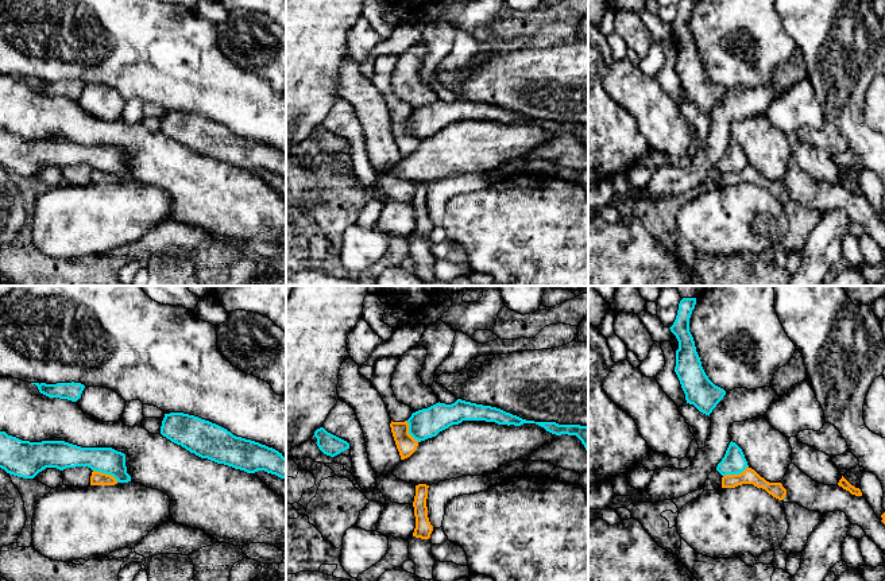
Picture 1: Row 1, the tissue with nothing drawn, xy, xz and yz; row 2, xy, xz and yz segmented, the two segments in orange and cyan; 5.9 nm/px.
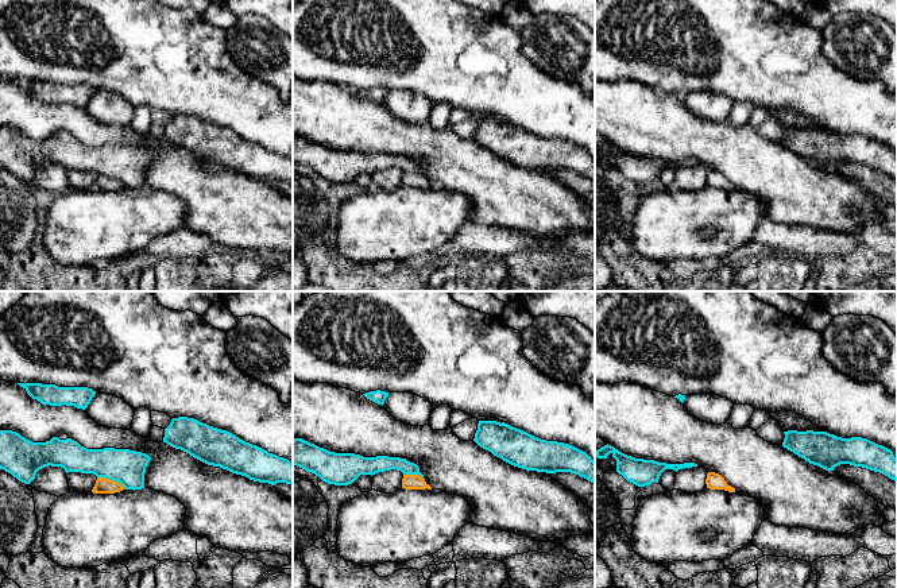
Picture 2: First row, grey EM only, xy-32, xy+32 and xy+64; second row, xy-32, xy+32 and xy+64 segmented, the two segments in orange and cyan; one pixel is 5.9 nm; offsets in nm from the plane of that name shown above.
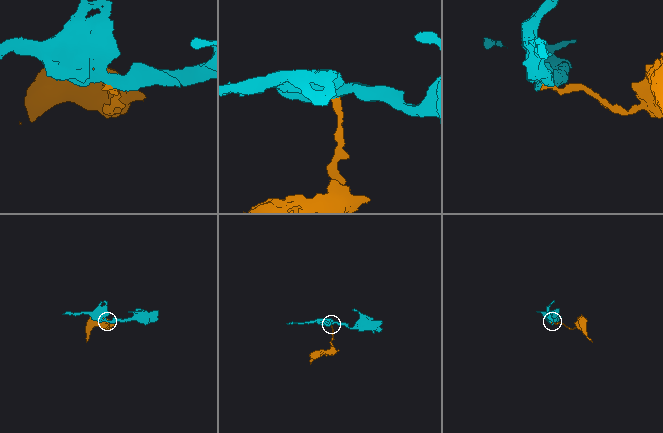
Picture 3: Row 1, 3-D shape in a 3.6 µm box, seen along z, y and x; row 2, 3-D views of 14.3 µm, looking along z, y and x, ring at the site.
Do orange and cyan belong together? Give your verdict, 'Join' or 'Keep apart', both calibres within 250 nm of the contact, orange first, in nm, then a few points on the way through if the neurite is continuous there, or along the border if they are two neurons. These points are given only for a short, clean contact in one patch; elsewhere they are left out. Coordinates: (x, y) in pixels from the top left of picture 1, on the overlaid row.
Keep apart. Thickness 80 nm (orange) against 160 nm. Boundary: xy (93, 469), (109, 473), (118, 481)

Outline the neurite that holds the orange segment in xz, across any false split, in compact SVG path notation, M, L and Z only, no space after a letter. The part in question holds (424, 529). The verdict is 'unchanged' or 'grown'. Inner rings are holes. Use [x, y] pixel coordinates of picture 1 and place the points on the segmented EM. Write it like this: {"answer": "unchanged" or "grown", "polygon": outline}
{"answer": "unchanged", "polygon": "M426 484L416 485L416 496L413 501L414 516L416 516L416 528L413 537L421 539L429 539L433 531L433 526L430 524L428 518L428 507L426 507L428 488L429 485Z"}

